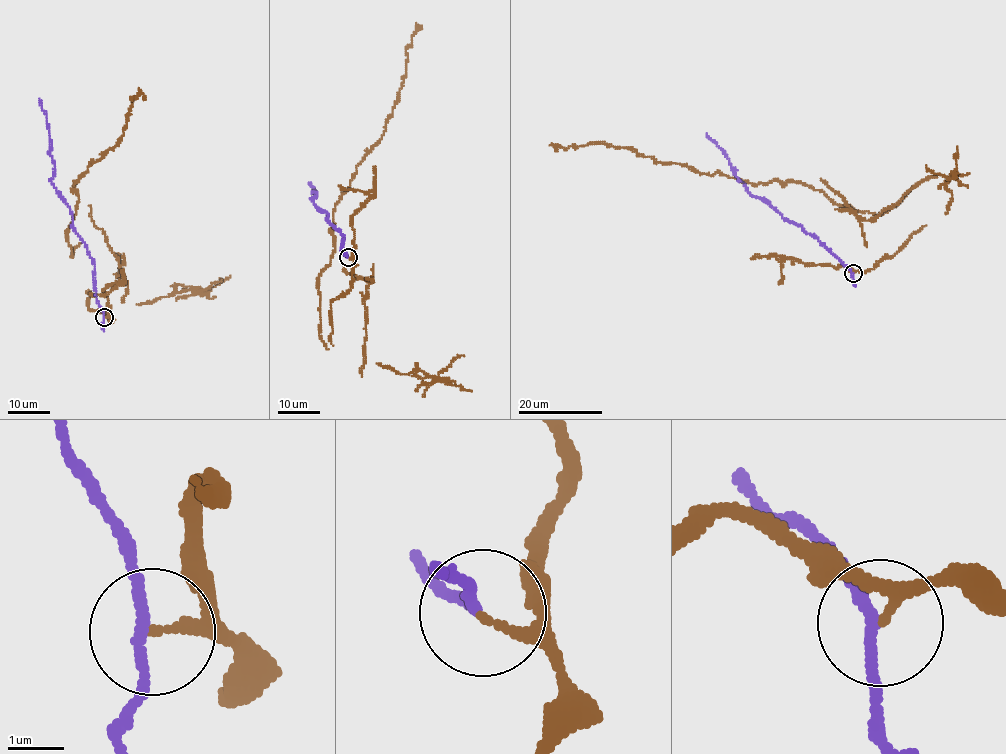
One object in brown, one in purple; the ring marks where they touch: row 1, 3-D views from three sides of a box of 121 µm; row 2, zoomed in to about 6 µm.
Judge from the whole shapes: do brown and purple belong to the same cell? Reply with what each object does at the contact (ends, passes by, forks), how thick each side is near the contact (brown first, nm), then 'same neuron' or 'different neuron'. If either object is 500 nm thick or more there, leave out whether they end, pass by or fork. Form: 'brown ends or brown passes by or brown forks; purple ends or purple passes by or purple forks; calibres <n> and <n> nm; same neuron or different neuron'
brown ends; purple passes by; calibres 170 and 170 nm; different neuron

